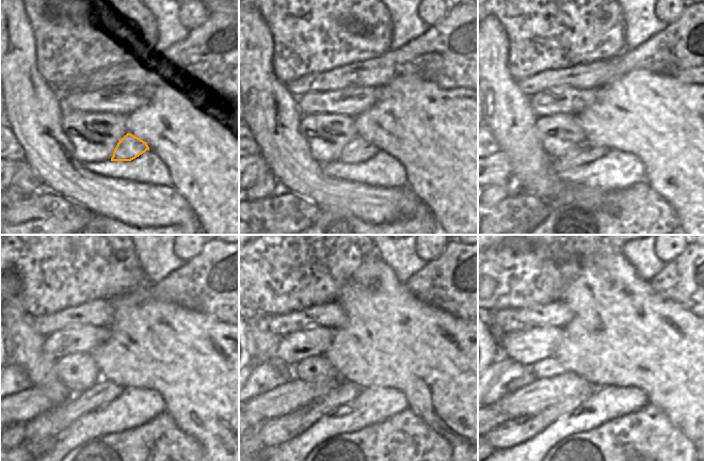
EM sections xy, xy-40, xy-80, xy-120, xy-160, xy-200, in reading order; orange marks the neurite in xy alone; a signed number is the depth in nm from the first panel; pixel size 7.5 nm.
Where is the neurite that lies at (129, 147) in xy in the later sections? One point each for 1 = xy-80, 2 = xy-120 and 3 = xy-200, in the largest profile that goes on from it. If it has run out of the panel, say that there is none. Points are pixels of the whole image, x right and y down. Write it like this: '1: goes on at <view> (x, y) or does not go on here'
1: goes on at xy-80 (584, 153)
2: goes on at xy-120 (54, 422)
3: goes on at xy-200 (513, 432)

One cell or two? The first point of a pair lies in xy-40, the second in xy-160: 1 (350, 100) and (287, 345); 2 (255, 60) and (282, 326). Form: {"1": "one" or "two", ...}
{"1": "one", "2": "two"}

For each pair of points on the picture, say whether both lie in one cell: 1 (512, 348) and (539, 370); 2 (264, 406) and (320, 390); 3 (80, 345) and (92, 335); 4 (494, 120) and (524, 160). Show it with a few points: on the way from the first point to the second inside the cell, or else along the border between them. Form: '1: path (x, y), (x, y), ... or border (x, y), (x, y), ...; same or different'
1: border (552, 356), (537, 361), (529, 368); different
2: path (277, 402), (296, 394), (306, 392); same
3: path (83, 342), (89, 337); same
4: path (504, 129), (524, 150); same

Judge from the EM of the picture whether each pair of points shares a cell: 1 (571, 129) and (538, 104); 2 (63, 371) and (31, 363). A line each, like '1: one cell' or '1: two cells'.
1: two cells
2: two cells

